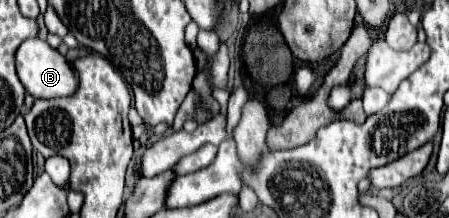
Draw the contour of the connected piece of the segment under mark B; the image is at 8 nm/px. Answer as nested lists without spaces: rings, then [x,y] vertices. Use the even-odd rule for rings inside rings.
[[[30,38],[20,44],[16,52],[16,72],[26,92],[34,98],[64,98],[78,90],[78,76],[68,60],[40,38]]]

